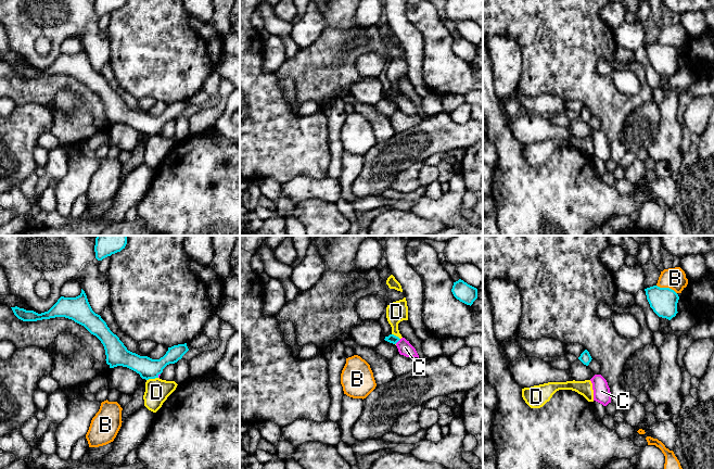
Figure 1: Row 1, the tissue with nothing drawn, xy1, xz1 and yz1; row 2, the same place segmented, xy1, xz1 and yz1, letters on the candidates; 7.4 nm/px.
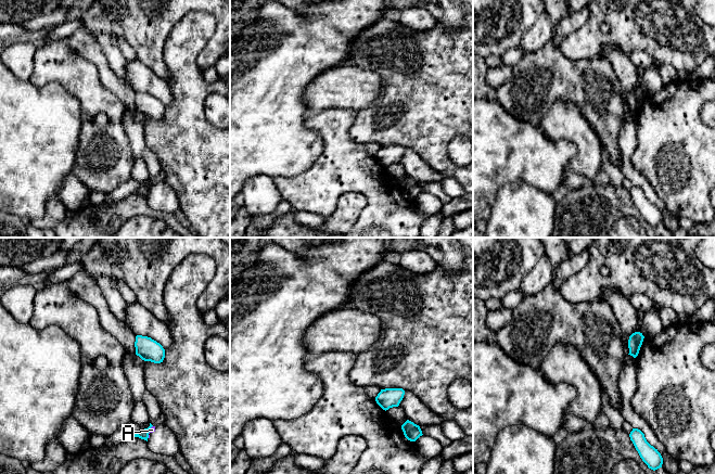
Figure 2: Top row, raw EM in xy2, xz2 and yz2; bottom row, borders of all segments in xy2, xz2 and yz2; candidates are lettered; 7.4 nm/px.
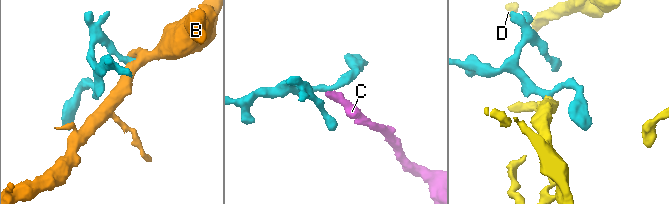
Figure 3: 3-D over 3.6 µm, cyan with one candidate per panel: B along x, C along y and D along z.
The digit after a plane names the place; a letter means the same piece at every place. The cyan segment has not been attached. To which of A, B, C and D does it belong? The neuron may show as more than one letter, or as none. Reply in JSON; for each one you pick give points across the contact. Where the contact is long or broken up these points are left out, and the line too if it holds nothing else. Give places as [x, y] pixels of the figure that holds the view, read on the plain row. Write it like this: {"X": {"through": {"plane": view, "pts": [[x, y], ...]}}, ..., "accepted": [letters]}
{"C": {"through": {"plane": "xz1", "pts": [[393, 96], [397, 98], [405, 104]]}}, "accepted": ["C"]}

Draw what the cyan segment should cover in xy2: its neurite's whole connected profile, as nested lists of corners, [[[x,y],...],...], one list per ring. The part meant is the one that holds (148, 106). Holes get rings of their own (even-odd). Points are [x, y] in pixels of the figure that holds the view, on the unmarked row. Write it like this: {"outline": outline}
{"outline": [[[137,92],[135,104],[136,112],[144,118],[161,120],[165,115],[163,103],[151,94]]]}

